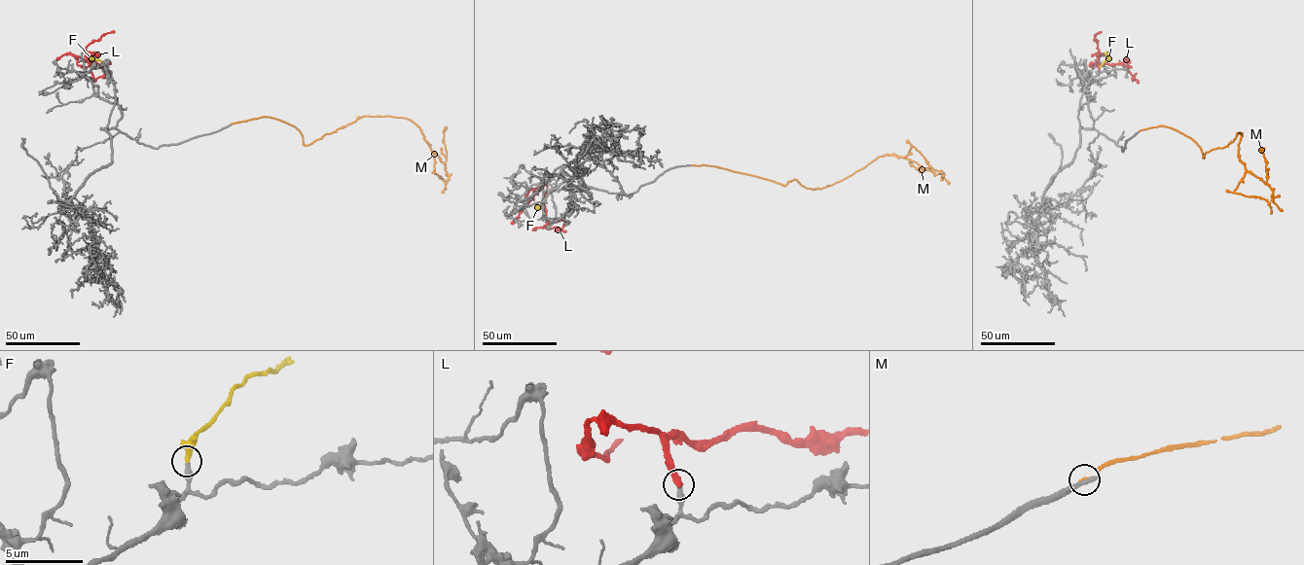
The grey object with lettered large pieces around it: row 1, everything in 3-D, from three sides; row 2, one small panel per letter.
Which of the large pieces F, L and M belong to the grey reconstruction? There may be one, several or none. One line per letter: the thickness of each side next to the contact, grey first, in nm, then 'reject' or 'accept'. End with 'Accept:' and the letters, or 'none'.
F: 400/360 nm | accept
L: 400/420 nm | reject
M: 400/110 nm | reject
Accept: F

